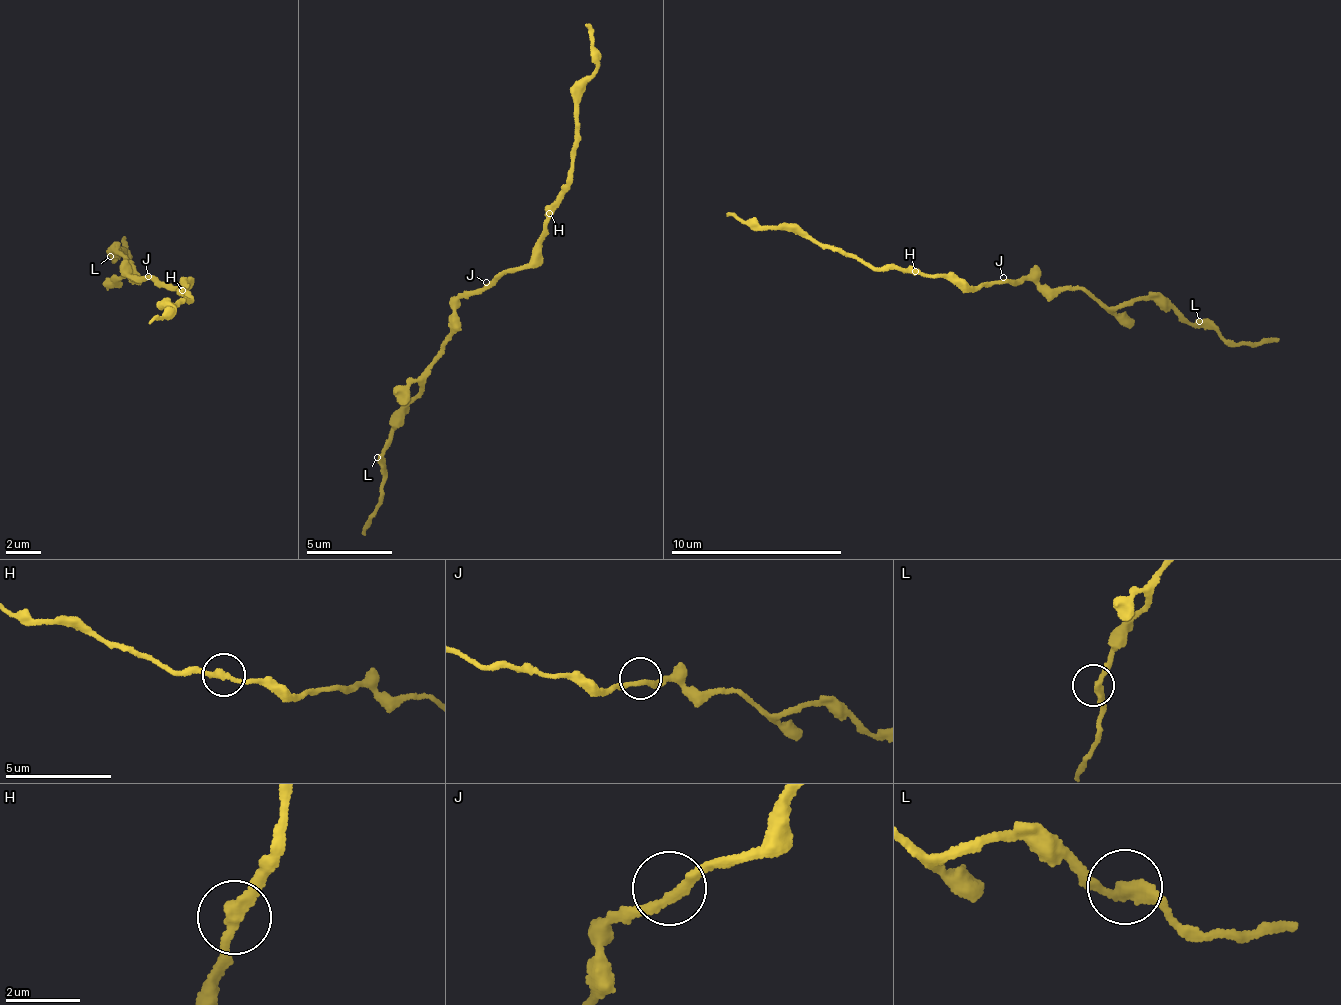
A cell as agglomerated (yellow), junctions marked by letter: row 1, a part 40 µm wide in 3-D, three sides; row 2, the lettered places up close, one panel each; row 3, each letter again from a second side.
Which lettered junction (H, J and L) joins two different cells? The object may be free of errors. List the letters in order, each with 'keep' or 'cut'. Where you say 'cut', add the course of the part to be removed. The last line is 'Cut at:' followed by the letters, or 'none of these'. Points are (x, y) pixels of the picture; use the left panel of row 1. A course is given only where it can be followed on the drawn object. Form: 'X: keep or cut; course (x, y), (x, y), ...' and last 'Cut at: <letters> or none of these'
H: keep
J: keep
L: keep
Cut at: none of these

